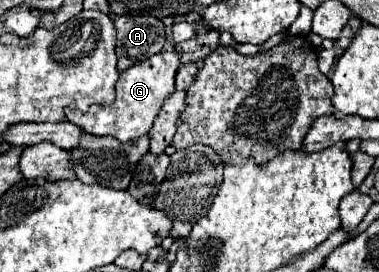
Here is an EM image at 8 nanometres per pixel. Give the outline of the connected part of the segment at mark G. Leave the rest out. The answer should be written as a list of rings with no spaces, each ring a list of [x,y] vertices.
[[[163,50],[131,68],[121,72],[117,80],[117,96],[109,106],[91,104],[89,112],[67,108],[67,120],[79,126],[81,130],[97,136],[113,136],[119,142],[129,142],[147,134],[153,126],[153,120],[163,104],[163,100],[175,90],[175,72],[179,68],[179,54],[175,50]]]

